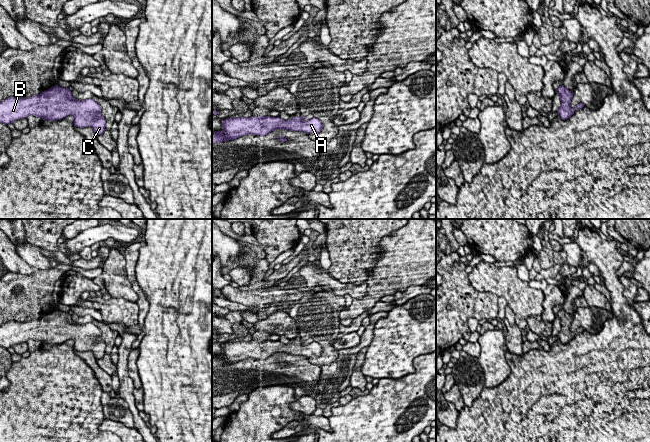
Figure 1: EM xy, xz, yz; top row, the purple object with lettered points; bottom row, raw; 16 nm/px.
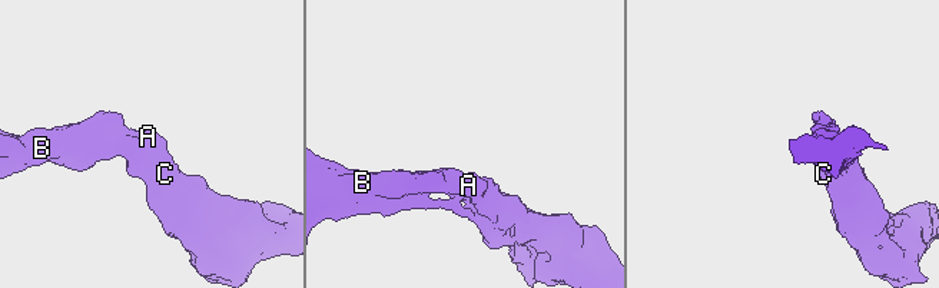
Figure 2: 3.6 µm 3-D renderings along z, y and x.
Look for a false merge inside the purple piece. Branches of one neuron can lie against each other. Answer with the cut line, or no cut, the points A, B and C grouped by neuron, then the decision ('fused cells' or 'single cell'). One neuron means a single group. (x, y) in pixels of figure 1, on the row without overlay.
cut none; groups A B C; single cell

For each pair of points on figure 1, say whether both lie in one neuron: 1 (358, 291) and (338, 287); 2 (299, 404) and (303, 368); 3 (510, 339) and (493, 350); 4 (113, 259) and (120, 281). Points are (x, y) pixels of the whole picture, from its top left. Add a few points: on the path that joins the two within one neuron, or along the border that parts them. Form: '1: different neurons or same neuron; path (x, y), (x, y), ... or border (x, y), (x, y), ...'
1: same neuron; path (353, 290), (343, 289)
2: different neurons; border (312, 396), (301, 395), (297, 399)
3: different neurons; border (504, 337), (507, 349)
4: same neuron; path (114, 264), (115, 276)

